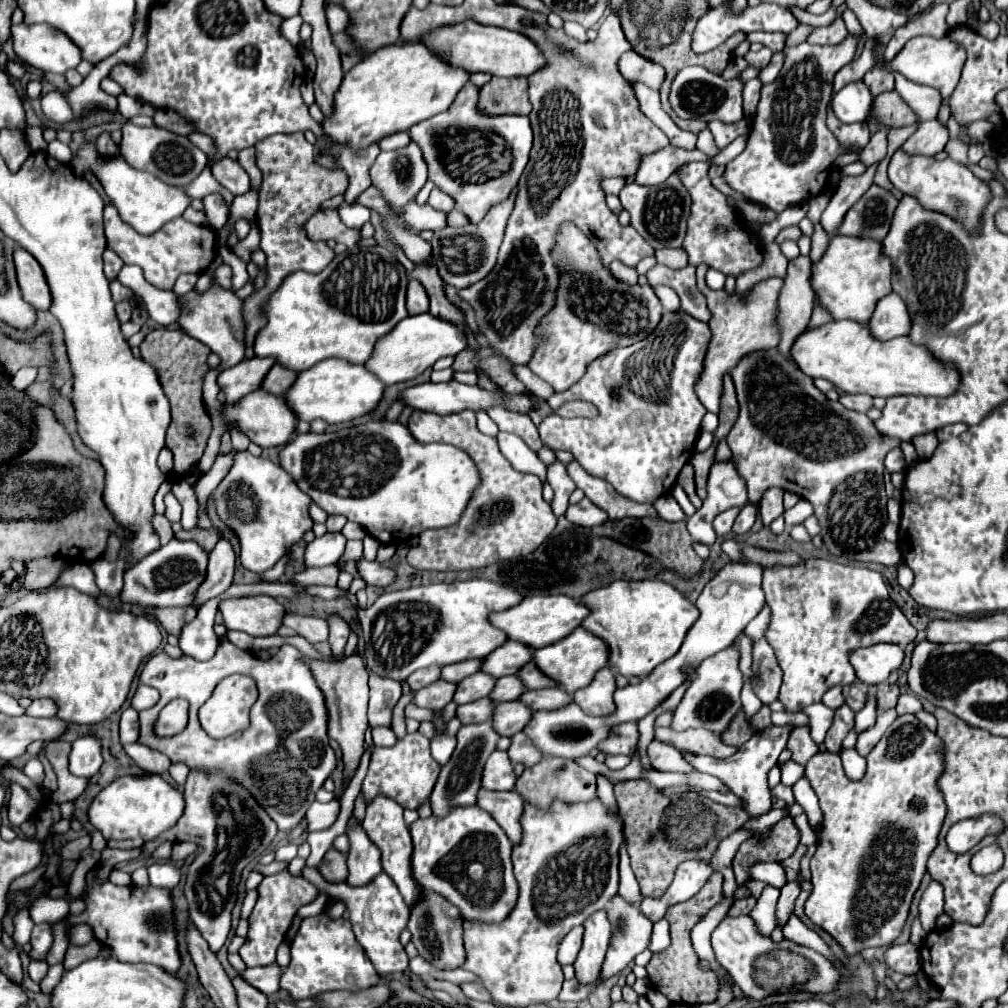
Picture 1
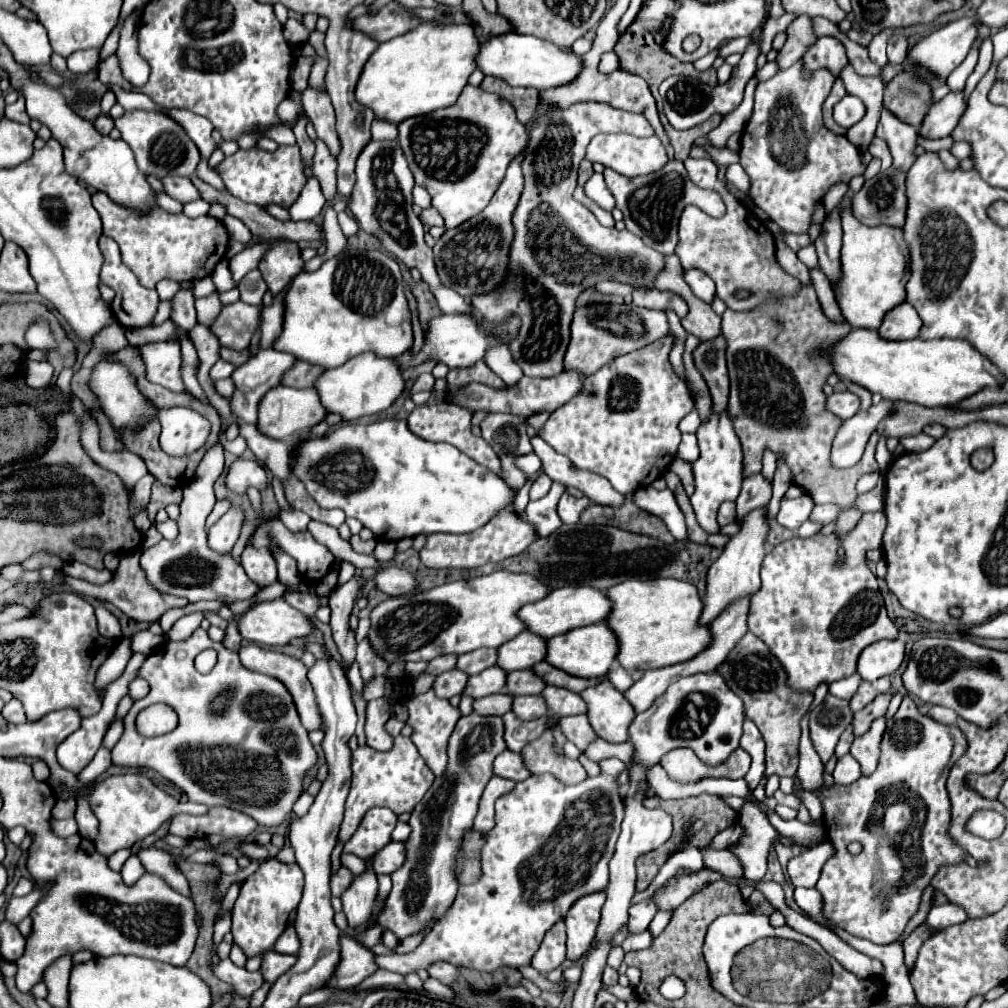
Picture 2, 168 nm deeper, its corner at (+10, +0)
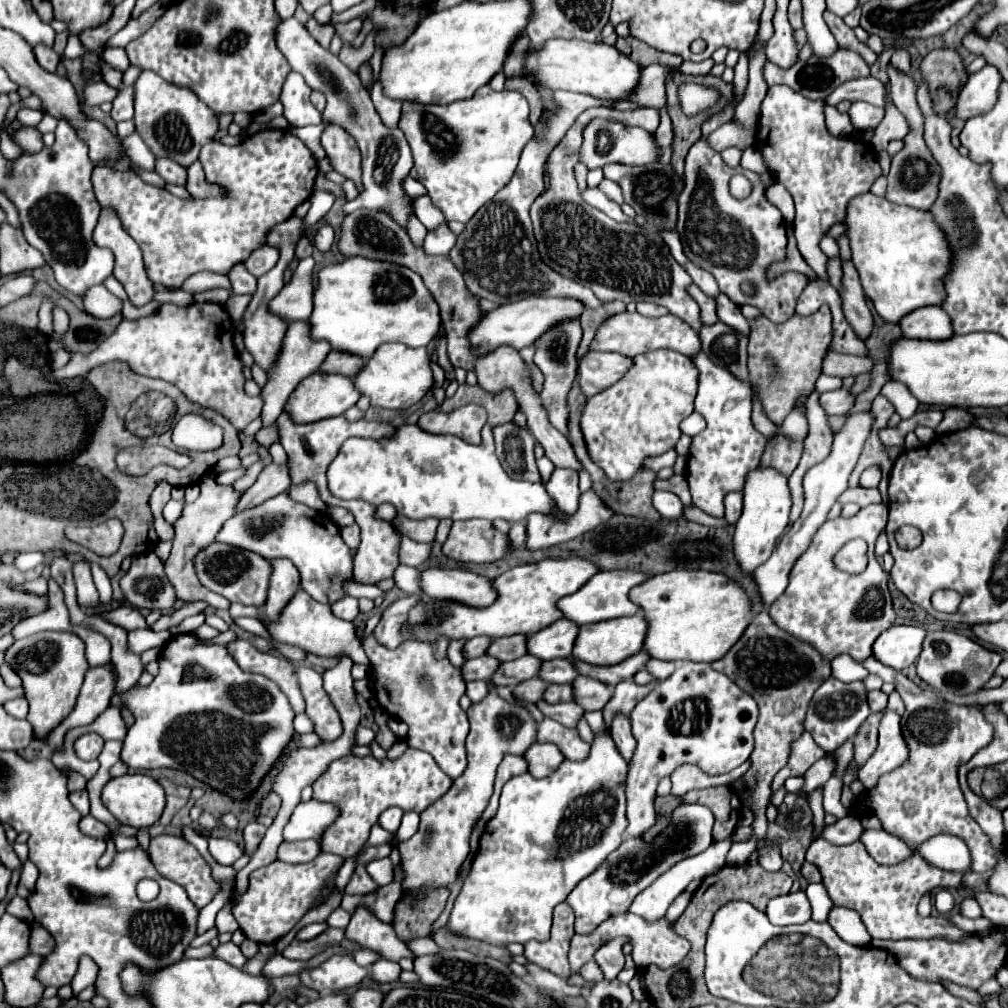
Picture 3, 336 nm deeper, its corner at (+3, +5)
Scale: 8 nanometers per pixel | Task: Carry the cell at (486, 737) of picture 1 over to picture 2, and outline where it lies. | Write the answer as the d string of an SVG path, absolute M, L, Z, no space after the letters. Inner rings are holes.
M469 714L461 716L449 738L449 762L441 776L435 778L423 800L411 812L411 836L407 840L407 860L393 878L393 890L379 916L379 924L391 930L399 940L425 932L429 924L439 922L457 896L453 874L453 856L467 828L473 826L477 804L485 784L491 778L491 760L505 750L503 720L497 716Z

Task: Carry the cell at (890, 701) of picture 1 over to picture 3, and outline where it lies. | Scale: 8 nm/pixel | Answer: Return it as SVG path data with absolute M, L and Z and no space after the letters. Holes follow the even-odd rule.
M872 713L870 719L866 719L866 723L860 727L858 735L854 737L854 761L858 763L858 769L870 759L870 755L876 751L878 745L878 723L880 723L882 715Z

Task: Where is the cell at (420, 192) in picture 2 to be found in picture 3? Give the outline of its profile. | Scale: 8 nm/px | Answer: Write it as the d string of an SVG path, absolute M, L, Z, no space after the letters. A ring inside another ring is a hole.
M410 175L404 177L404 189L406 189L406 195L408 195L408 197L414 197L414 195L426 195L426 189L422 187L422 183L418 183L418 181L412 179Z

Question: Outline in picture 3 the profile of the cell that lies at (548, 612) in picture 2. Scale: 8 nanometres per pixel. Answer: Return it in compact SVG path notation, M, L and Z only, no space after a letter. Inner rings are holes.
M630 569L600 571L580 591L576 591L574 595L568 595L568 597L560 599L558 607L562 609L564 617L572 619L578 625L600 623L600 621L608 621L608 619L616 619L616 617L624 617L624 615L634 615L634 613L638 613L640 607L634 601L630 601L628 593L630 593L632 587L642 585L646 579L648 579L646 573L630 571Z

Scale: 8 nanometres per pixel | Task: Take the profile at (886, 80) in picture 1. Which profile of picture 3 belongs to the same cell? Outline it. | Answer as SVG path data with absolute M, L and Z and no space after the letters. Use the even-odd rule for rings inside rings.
M826 11L826 13L824 13L824 21L826 21L826 25L830 27L830 31L832 31L832 35L836 37L836 41L838 41L840 47L850 49L850 51L862 55L862 59L866 59L868 65L872 65L872 63L876 61L878 55L876 55L866 43L858 41L858 37L854 35L854 31L852 31L850 27L846 27L846 23L844 23L838 15Z

